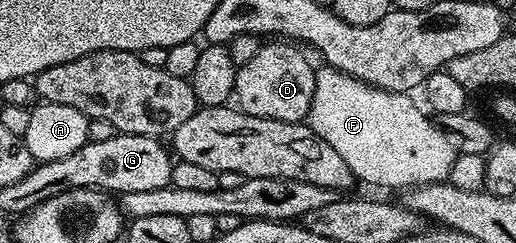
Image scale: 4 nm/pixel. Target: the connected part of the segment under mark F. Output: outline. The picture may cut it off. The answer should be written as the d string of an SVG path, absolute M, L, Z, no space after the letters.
M322 66L315 71L316 90L312 94L312 106L308 123L314 133L344 162L348 162L348 170L359 181L366 184L379 184L382 188L418 188L421 184L440 184L449 177L452 162L456 155L453 140L434 124L410 101L411 97L404 92L389 92L383 88L373 88L363 80L352 78L336 68Z

